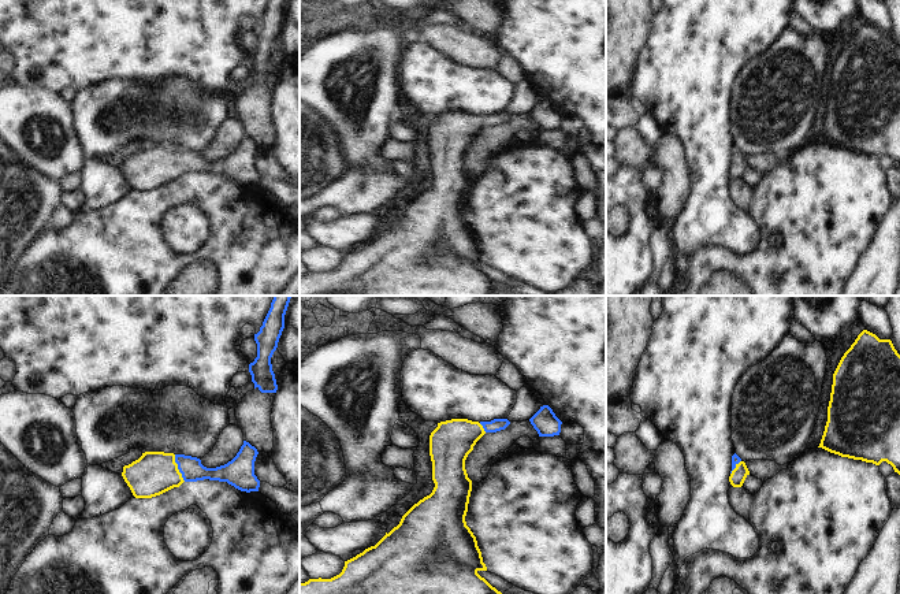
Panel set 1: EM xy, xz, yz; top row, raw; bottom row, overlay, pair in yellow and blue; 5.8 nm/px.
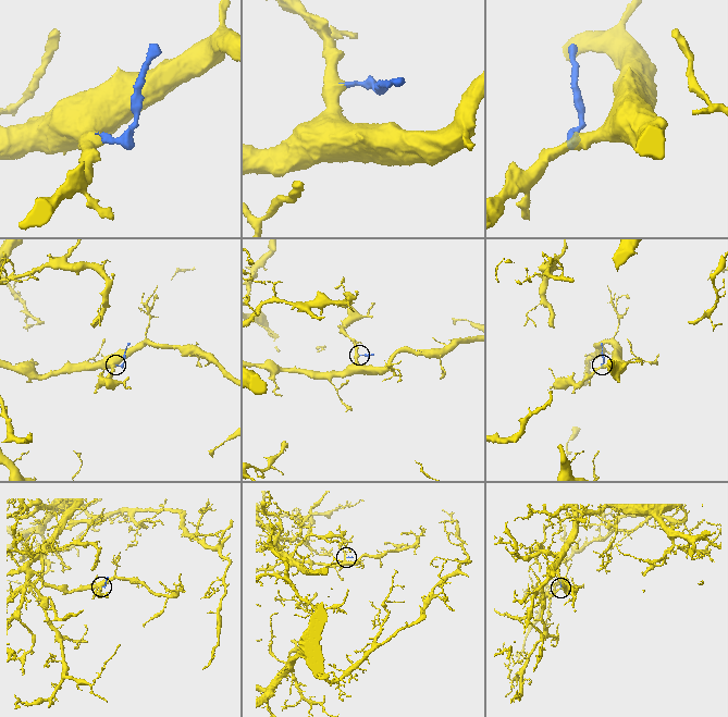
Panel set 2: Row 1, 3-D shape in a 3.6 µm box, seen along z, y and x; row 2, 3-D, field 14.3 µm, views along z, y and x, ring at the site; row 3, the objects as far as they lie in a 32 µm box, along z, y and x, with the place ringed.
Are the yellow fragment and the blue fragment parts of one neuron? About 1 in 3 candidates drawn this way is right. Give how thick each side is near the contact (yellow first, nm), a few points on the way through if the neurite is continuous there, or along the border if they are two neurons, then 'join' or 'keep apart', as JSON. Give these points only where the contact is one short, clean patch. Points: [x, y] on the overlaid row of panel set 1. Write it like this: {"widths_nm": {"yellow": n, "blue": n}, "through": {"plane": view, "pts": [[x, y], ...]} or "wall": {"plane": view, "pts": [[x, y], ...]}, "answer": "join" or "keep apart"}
{"widths_nm": {"yellow": 260, "blue": 140}, "through": {"plane": "xy", "pts": [[155, 472], [177, 468], [192, 470]]}, "answer": "join"}

